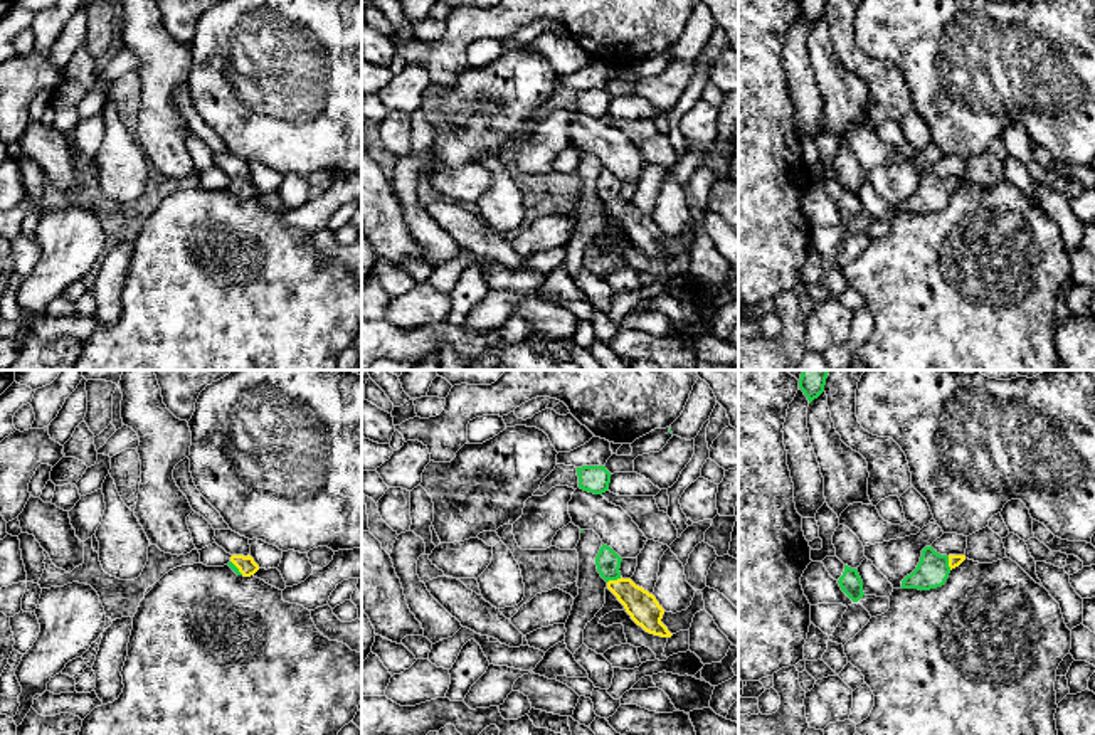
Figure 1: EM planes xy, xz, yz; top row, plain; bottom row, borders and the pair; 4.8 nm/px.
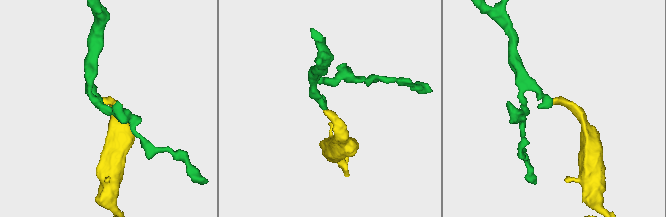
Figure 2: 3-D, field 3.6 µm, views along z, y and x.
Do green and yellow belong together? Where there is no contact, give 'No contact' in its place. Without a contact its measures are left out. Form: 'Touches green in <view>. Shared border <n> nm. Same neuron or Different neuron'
Touches green in xz. Shared border 80 nm. Same neuron

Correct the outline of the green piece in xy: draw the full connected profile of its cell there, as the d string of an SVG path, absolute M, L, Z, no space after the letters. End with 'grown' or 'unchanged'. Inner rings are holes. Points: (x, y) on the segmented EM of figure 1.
M232 555L227 563L237 575L251 577L259 570L259 565L251 555Z; grown

